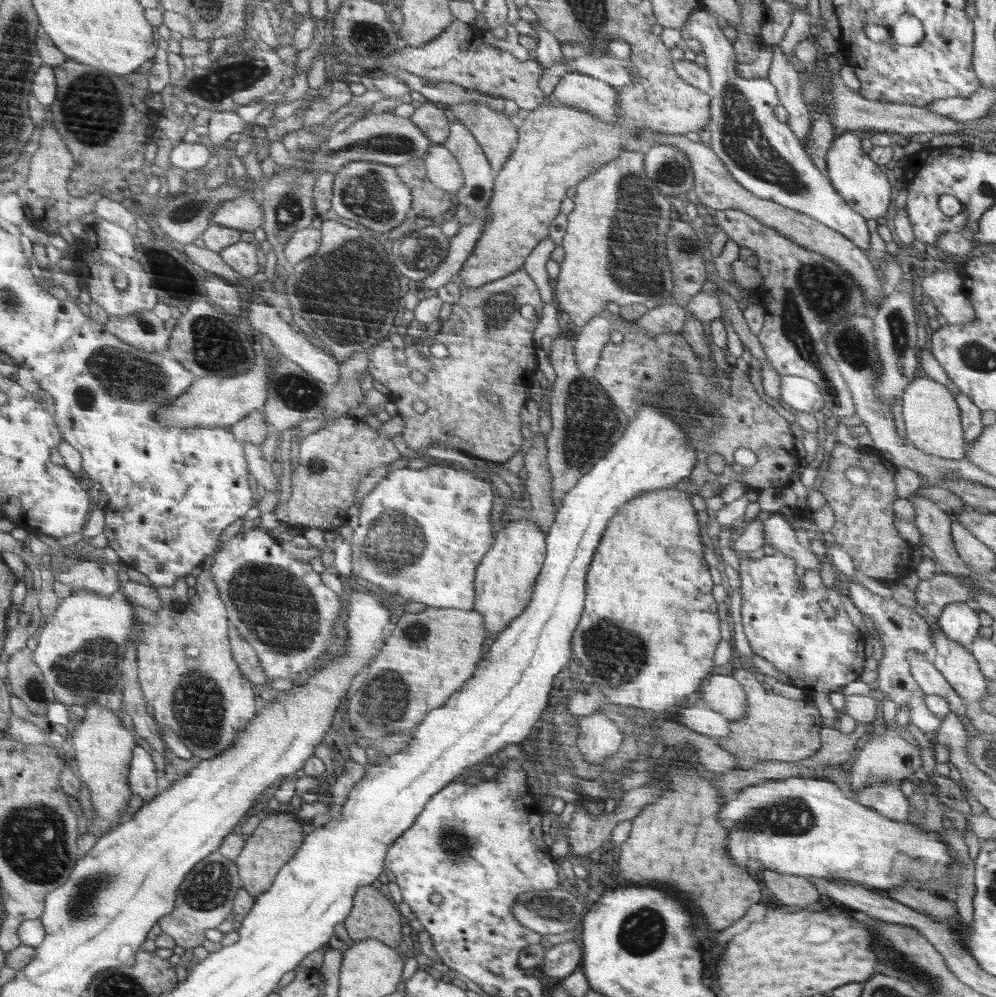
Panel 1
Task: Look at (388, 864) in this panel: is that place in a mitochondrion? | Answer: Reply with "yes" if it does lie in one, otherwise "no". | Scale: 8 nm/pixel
no

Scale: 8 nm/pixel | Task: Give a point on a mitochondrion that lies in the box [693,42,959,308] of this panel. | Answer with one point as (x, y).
(742, 139)

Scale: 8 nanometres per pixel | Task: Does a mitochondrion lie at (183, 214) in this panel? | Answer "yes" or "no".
yes

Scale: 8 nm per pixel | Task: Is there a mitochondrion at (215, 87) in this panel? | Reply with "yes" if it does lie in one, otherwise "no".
yes

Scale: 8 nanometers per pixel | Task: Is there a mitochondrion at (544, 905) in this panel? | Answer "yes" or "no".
yes

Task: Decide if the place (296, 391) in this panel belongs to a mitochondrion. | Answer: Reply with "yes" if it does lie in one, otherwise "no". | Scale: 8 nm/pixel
yes

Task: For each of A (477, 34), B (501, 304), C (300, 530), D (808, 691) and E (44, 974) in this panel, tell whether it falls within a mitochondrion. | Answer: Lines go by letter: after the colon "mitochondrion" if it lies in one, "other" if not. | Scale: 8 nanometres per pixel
A: other
B: mitochondrion
C: other
D: other
E: other

